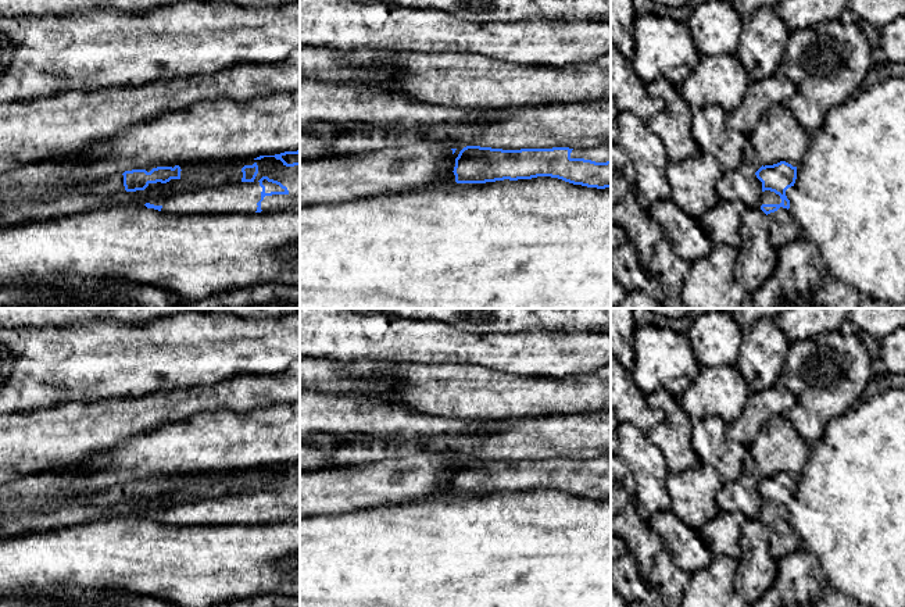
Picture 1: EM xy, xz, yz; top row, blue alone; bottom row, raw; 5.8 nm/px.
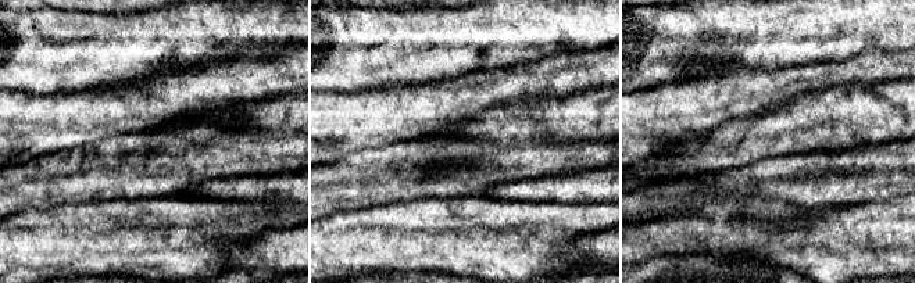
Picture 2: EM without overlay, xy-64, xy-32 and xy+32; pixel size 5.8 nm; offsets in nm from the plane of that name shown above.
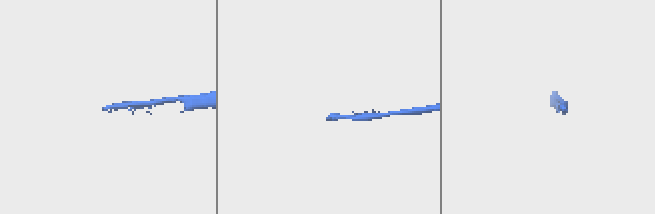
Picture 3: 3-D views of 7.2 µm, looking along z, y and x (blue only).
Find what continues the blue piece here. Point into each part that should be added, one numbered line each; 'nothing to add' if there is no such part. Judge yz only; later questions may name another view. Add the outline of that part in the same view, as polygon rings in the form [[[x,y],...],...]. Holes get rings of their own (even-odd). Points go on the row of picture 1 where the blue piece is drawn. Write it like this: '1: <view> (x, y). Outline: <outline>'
1: yz (766, 197). Outline: [[[765,190],[761,194],[758,208],[761,208],[762,204],[780,204],[780,203],[781,203],[781,199],[779,194],[770,190]]]

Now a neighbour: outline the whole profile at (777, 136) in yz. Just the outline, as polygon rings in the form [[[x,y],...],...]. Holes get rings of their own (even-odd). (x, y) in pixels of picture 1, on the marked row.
[[[773,104],[759,118],[748,140],[763,167],[780,161],[798,167],[806,154],[811,133],[795,119],[786,104]]]

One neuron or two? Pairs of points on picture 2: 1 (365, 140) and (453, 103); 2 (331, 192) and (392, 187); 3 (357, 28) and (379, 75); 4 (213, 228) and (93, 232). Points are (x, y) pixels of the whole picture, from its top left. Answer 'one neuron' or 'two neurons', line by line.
1: one neuron
2: one neuron
3: one neuron
4: one neuron

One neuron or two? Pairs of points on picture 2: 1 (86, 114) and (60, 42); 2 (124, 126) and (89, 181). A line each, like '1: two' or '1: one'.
1: two
2: two

